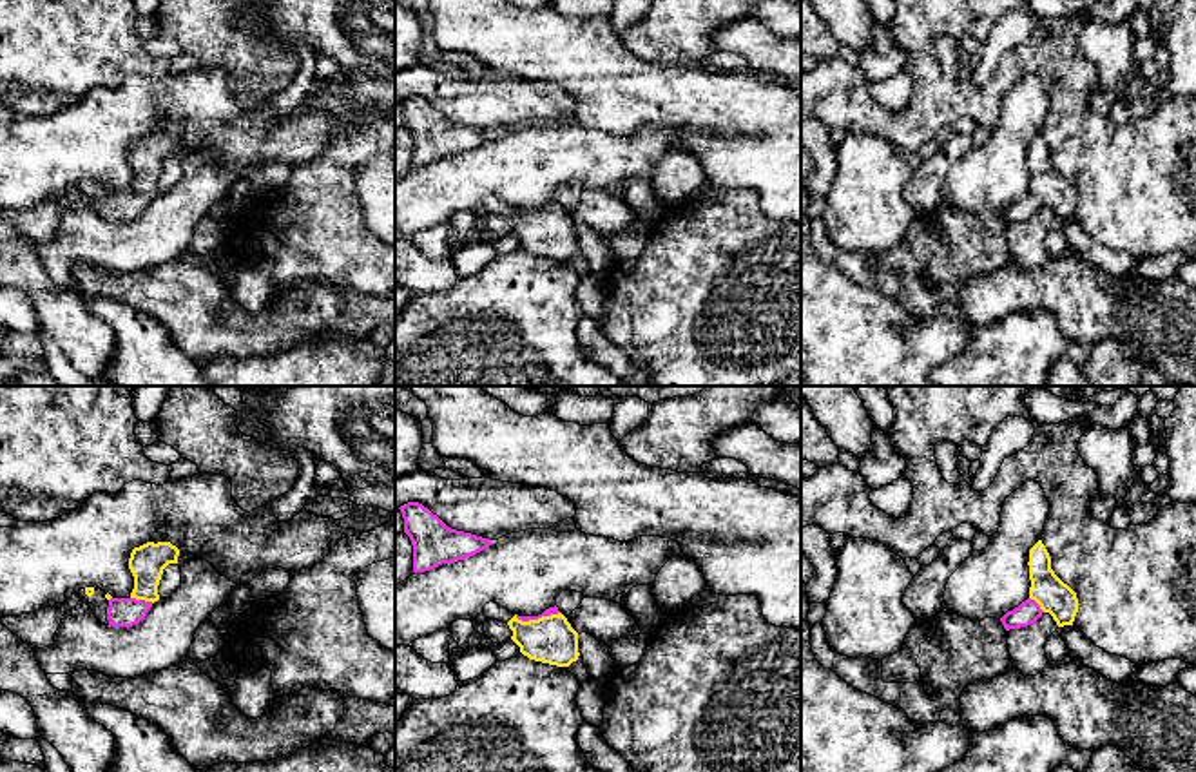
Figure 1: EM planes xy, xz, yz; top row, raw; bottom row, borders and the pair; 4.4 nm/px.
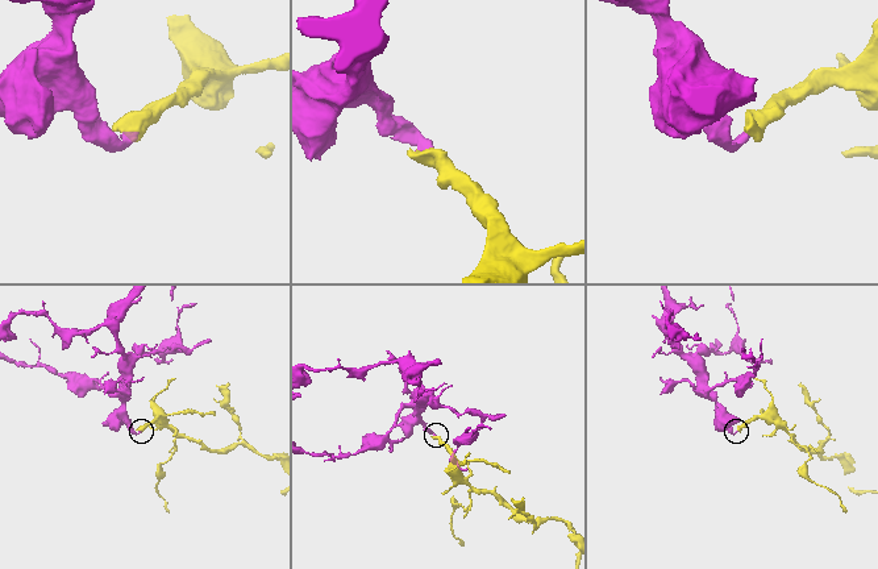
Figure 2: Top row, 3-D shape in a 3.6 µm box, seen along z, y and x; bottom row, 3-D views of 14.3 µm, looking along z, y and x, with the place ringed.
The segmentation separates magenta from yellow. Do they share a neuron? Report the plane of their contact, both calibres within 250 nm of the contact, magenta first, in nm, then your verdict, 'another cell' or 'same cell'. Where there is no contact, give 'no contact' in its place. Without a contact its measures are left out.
xz | 40/220 nm | same cell

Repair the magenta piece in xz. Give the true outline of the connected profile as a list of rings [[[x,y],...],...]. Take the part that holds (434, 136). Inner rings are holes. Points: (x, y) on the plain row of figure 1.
[[[419,96],[399,101],[404,112],[404,127],[413,140],[413,167],[431,165],[442,158],[469,152],[493,134],[448,121],[437,109]]]

